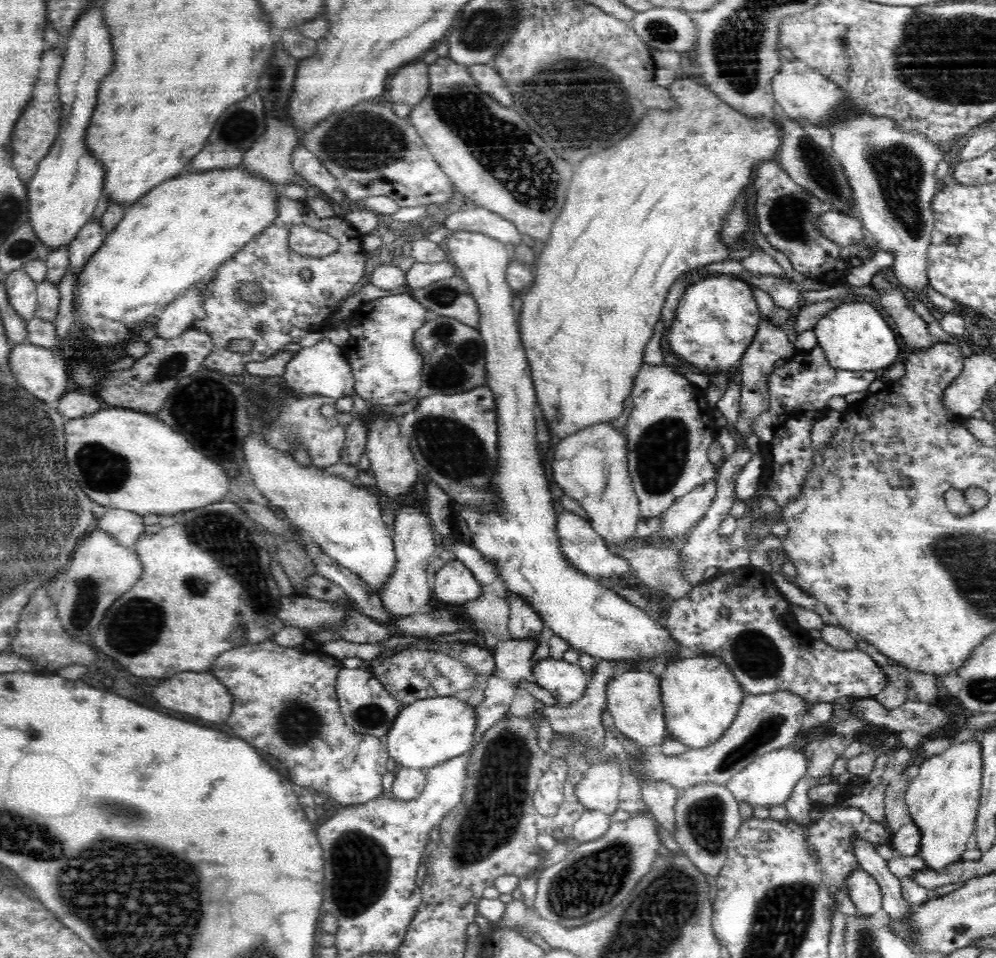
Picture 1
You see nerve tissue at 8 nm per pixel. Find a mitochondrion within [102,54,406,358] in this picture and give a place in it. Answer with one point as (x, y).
(235, 132)

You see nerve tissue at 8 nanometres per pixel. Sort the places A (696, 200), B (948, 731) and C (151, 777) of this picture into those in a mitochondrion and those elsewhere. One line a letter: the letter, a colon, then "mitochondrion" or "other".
A: other
B: other
C: other

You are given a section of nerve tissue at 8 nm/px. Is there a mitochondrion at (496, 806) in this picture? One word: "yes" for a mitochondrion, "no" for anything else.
yes

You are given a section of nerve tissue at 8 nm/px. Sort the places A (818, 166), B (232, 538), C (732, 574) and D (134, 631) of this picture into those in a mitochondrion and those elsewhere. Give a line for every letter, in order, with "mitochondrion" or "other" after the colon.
A: mitochondrion
B: mitochondrion
C: other
D: mitochondrion

